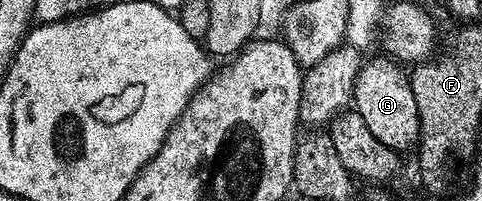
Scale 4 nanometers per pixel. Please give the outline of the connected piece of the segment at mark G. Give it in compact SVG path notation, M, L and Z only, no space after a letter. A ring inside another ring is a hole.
M374 58L371 62L370 59L363 61L356 76L352 106L360 116L364 116L364 124L368 124L372 136L376 136L380 144L388 144L388 148L399 152L413 151L420 128L420 116L416 112L416 96L412 96L407 71L397 61L386 58Z

